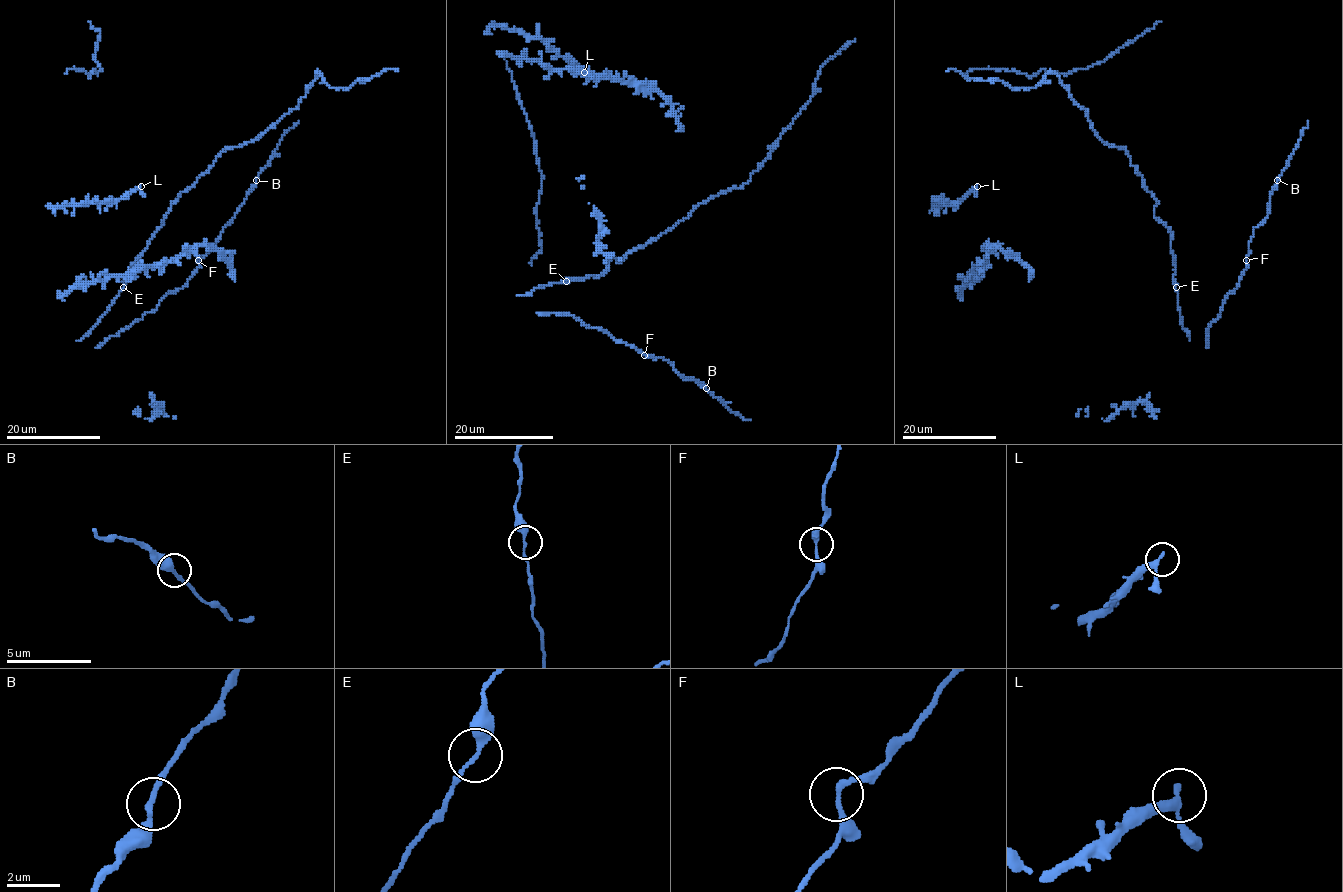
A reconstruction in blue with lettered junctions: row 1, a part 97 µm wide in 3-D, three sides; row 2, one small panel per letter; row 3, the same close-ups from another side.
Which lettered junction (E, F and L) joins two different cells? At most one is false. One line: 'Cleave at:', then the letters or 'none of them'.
Cleave at: none of them

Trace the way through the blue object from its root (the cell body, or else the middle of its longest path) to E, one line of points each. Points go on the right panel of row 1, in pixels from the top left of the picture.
E: (1106, 145), (1126, 151), (1144, 186), (1158, 202), (1153, 215), (1166, 225), (1172, 237), (1170, 249), (1176, 287)

